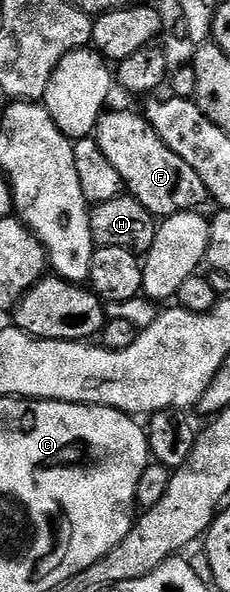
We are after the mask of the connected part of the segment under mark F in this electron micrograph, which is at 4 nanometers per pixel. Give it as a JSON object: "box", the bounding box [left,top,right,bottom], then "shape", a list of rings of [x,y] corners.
{"box":[95,109,209,220],"shape":[[[106,109],[97,121],[95,137],[107,160],[111,160],[119,172],[124,189],[132,198],[139,200],[147,212],[161,220],[176,213],[200,211],[209,193],[203,180],[199,180],[199,172],[195,172],[187,160],[179,160],[179,156],[175,156],[175,152],[171,152],[171,148],[159,140],[155,128],[151,128],[149,121],[140,113],[113,109]]]}

